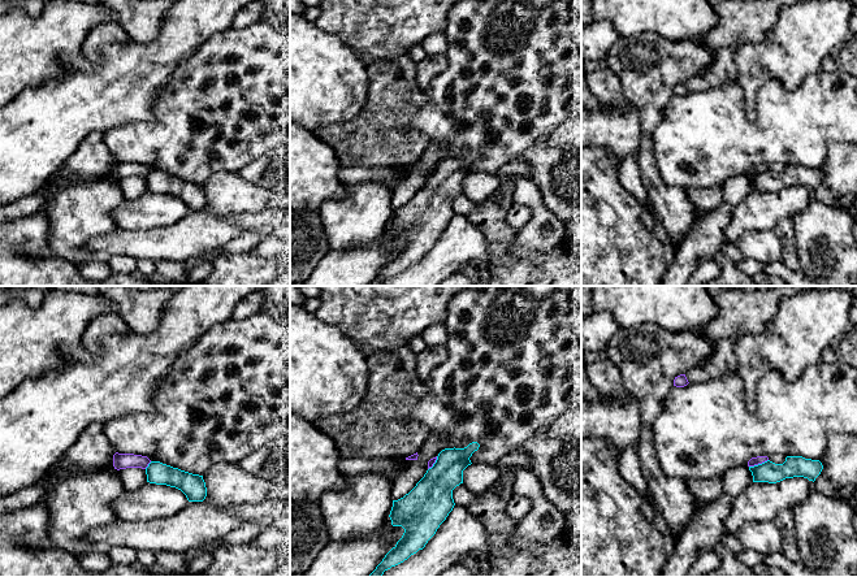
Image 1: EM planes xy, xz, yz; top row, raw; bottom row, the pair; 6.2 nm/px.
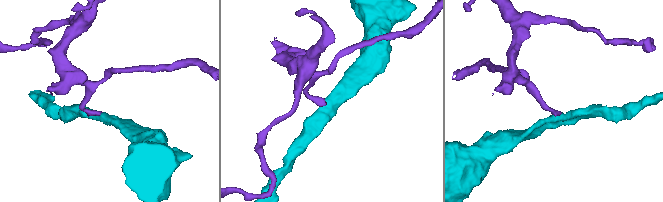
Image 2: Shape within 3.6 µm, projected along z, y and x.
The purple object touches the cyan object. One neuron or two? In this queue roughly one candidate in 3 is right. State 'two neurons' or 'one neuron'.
two neurons

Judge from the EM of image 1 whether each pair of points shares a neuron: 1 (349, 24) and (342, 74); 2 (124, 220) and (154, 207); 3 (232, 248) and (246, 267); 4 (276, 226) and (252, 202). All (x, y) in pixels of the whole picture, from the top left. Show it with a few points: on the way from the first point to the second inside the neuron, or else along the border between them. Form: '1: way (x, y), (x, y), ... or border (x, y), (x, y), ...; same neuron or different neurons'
1: border (320, 29), (336, 34), (355, 52), (366, 66); different neurons
2: way (131, 215), (146, 213); same neuron
3: border (249, 251), (219, 256), (212, 261); different neurons
4: border (265, 207), (255, 212), (242, 212), (238, 215); different neurons

